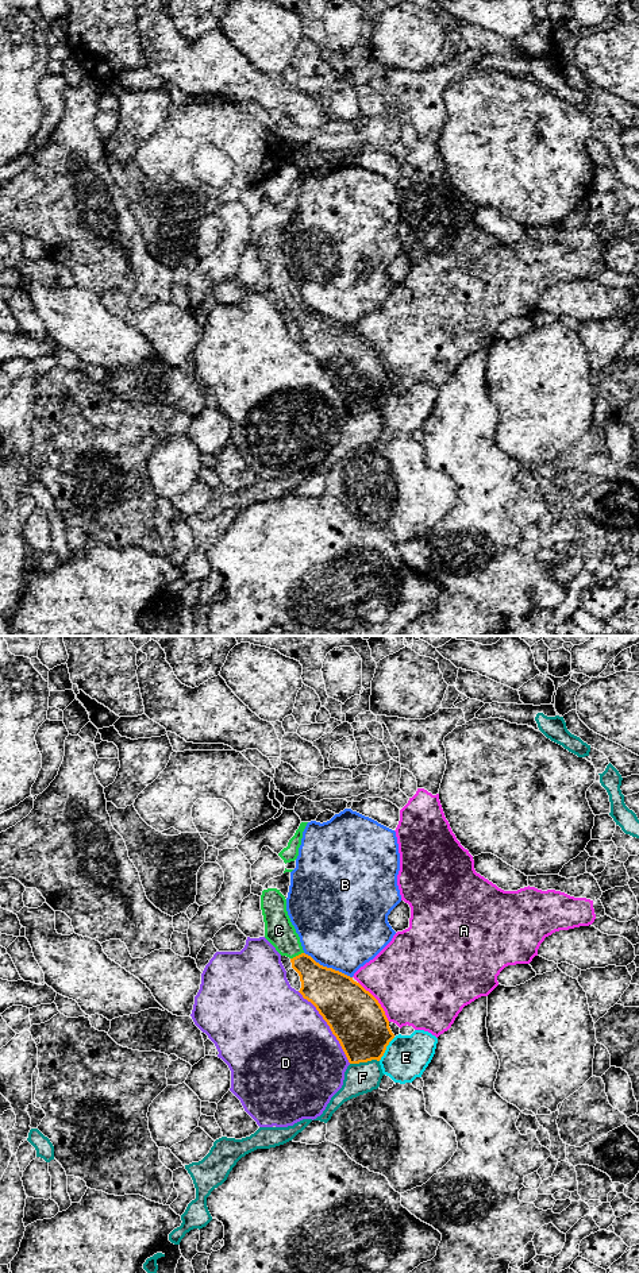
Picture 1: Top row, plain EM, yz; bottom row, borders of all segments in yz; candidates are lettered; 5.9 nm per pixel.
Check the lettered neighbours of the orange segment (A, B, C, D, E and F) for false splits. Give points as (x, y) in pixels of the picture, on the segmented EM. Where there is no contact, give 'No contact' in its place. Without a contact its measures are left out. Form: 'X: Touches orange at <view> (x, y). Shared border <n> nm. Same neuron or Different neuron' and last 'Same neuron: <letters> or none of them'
A: Touches orange at yz (377, 1002). Shared border 300 nm. Different neuron
B: Touches orange at yz (328, 968). Shared border 320 nm. Different neuron
C: Touches orange at yz (296, 956). Shared border 90 nm. Same neuron
D: Touches orange at yz (328, 1025). Shared border 550 nm. Different neuron
E: Touches orange at yz (385, 1049). Shared border 170 nm. Different neuron
F: Touches orange at yz (364, 1061). Shared border 180 nm. Different neuron
Same neuron: C

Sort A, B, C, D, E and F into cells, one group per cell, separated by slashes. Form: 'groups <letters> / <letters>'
groups A / B / C / D / E / F

